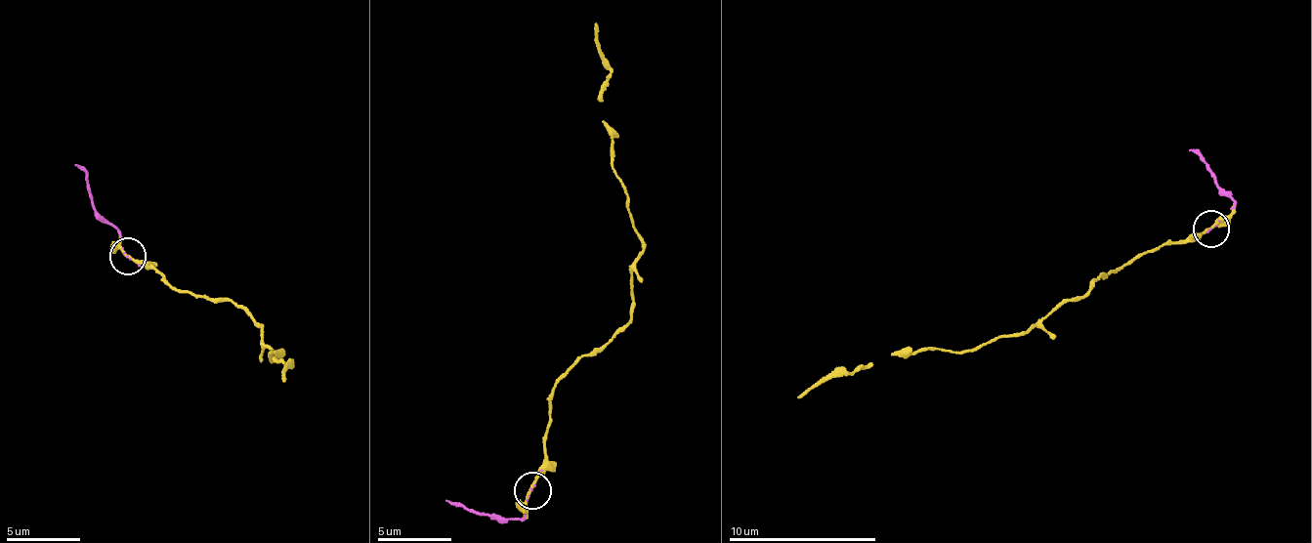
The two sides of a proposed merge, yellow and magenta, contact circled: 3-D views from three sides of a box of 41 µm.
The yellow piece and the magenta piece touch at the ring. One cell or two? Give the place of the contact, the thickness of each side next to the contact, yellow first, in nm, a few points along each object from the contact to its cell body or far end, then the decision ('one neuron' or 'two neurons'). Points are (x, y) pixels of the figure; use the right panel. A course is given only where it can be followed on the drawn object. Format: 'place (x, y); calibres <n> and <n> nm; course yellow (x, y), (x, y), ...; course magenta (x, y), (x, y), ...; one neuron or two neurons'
place (1211, 229); calibres 180 and 60 nm; course yellow (1208, 229), (1147, 249), (1103, 271), (1090, 289), (1063, 298), (1024, 332), (971, 351), (897, 351), (796, 396); course magenta (1212, 229), (1233, 202), (1208, 163), (1190, 151); one neuron

